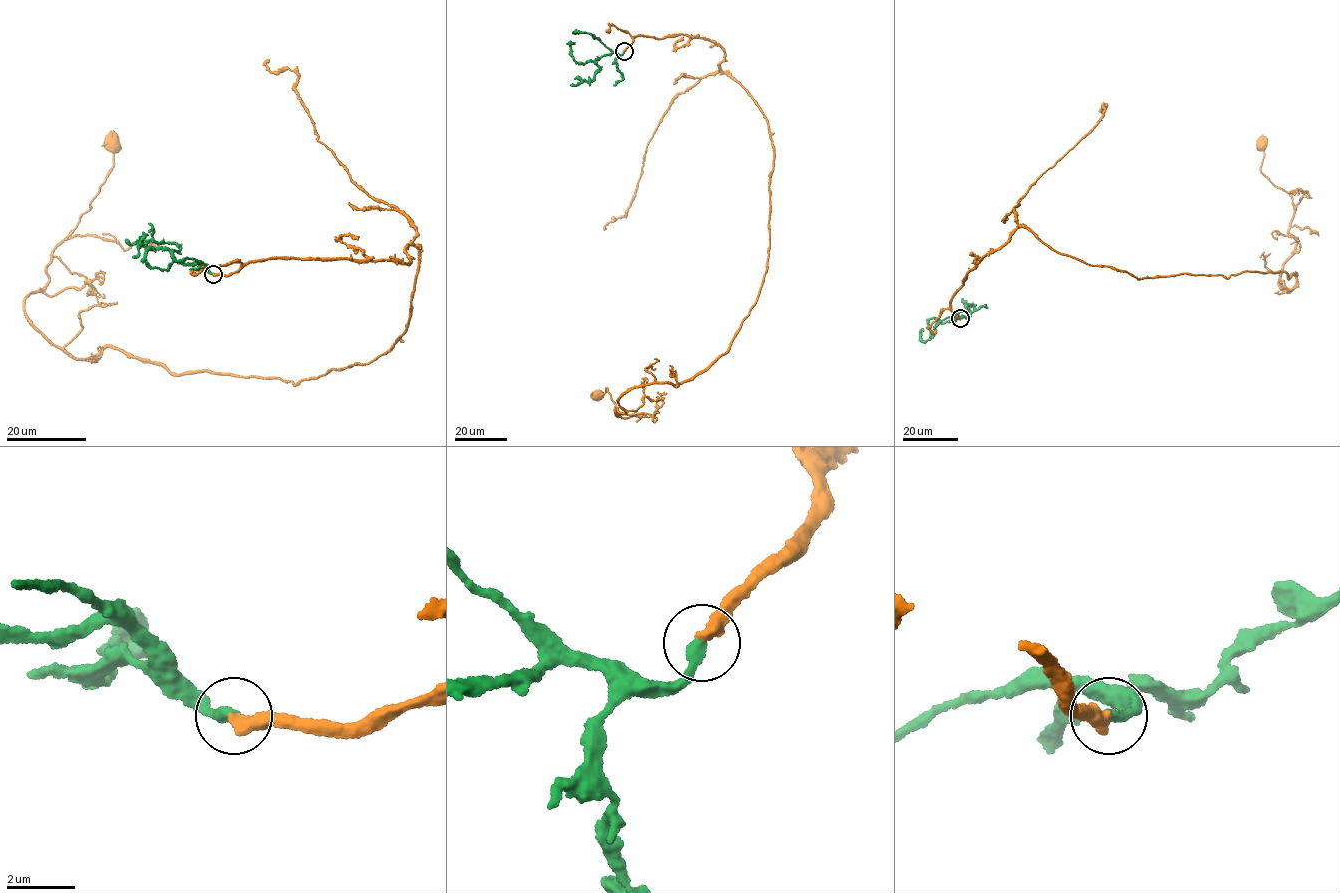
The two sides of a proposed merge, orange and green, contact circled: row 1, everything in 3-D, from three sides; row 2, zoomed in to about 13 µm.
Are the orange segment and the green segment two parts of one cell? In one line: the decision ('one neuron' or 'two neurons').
one neuron

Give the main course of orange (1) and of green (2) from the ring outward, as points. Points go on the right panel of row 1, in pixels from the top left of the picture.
1: (960, 319), (968, 271), (1023, 226), (1141, 279), (1295, 273), (1287, 293), (1294, 212), (1261, 172), (1262, 144)
2: (960, 318), (956, 315), (954, 321), (955, 315), (942, 323), (929, 319), (930, 338)

